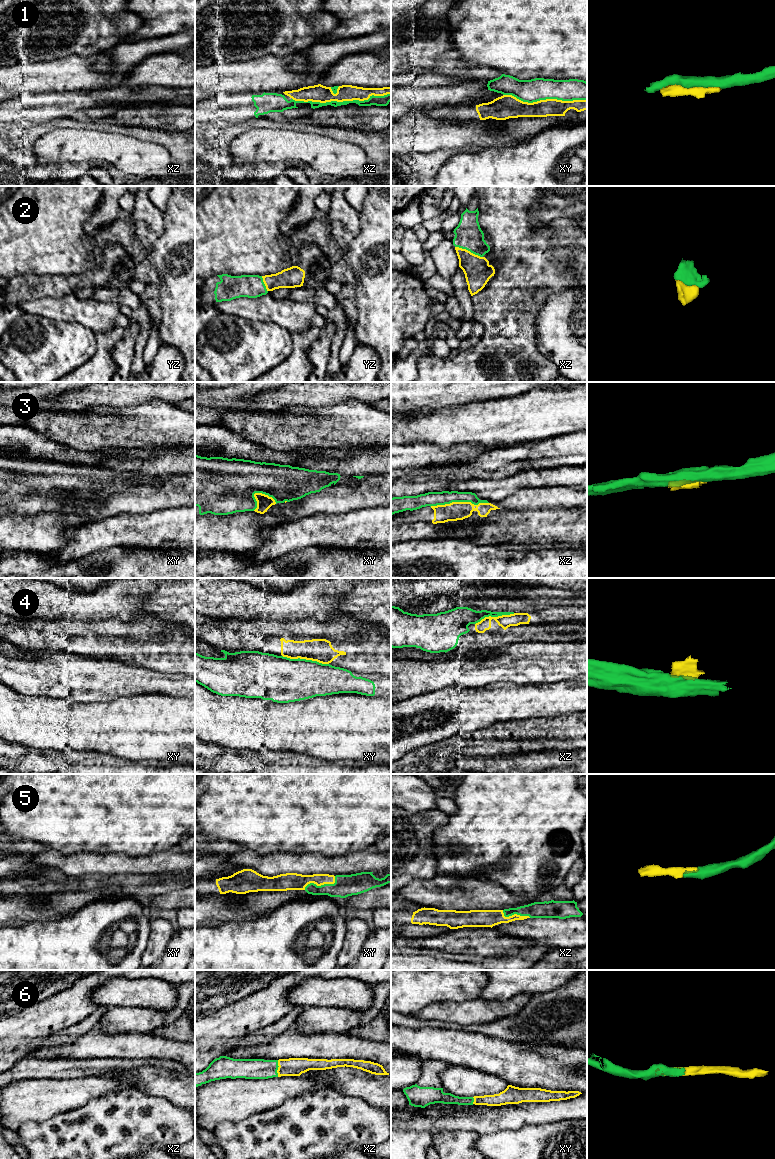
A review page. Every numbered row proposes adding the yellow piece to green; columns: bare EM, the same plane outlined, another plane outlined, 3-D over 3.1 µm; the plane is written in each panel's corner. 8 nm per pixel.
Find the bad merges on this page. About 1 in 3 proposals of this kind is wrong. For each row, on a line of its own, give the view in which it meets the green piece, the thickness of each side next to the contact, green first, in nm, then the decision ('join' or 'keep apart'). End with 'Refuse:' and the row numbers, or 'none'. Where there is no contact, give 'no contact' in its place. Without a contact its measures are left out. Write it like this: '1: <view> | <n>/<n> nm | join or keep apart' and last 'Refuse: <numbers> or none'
1: xz | 70/140 nm | keep apart
2: xz | 220/220 nm | join
3: xz | 110/150 nm | keep apart
4: xy | 360/190 nm | keep apart
5: xy | 180/140 nm | join
6: xz | 160/140 nm | join
Refuse: 1, 3, 4

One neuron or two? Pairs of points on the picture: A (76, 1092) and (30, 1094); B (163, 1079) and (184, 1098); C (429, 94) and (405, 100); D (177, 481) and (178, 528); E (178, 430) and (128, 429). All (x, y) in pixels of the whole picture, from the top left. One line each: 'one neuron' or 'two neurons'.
A: one neuron
B: one neuron
C: one neuron
D: two neurons
E: one neuron

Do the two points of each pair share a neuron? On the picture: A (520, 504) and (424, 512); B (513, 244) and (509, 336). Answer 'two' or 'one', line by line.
A: one
B: one

